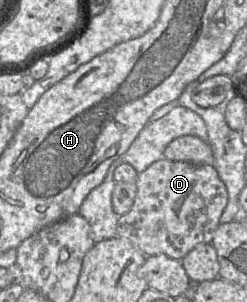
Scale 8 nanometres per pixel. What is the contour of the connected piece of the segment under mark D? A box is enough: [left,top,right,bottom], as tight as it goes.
[118,158,228,263]

